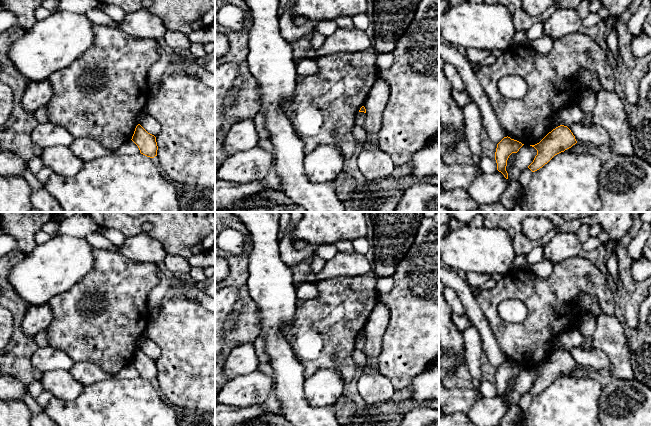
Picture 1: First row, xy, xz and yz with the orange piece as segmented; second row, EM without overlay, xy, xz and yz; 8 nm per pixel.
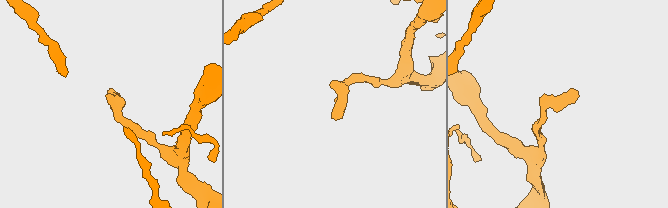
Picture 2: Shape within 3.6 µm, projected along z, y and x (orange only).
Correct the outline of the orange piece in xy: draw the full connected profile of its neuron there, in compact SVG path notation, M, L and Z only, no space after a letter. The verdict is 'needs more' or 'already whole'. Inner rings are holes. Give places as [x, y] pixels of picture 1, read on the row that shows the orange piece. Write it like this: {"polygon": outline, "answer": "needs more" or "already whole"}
{"polygon": "M140 124L136 126L131 140L138 146L141 154L150 158L157 156L156 137L148 133Z", "answer": "already whole"}

